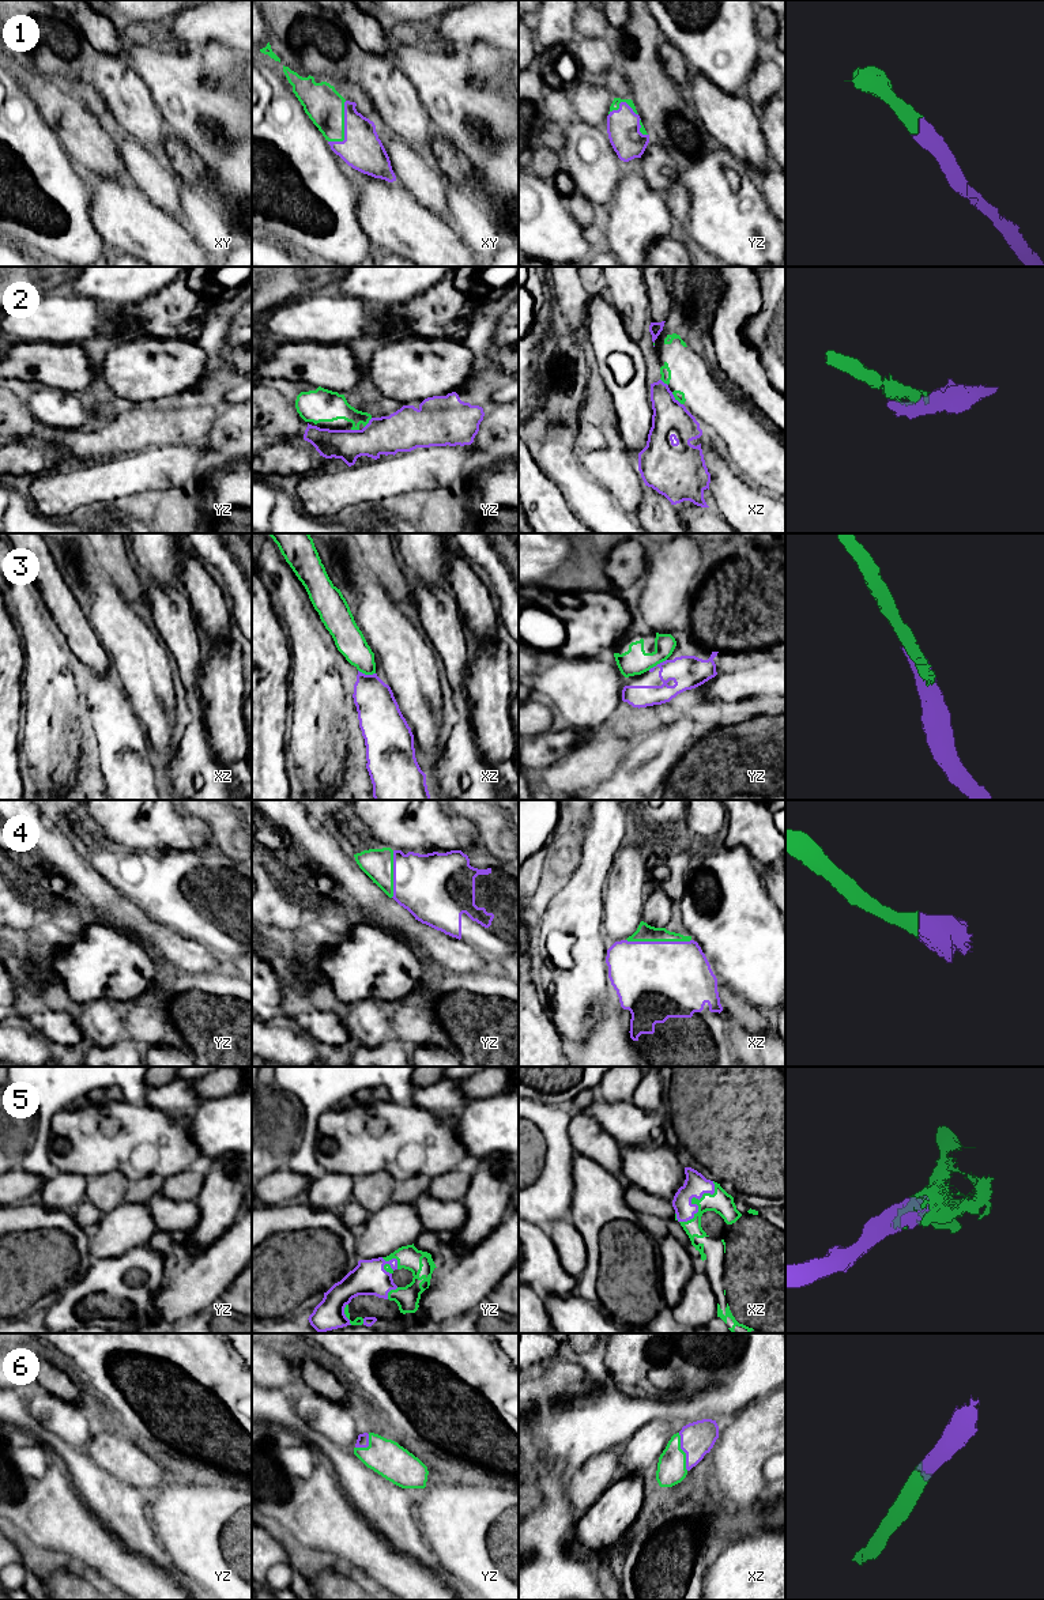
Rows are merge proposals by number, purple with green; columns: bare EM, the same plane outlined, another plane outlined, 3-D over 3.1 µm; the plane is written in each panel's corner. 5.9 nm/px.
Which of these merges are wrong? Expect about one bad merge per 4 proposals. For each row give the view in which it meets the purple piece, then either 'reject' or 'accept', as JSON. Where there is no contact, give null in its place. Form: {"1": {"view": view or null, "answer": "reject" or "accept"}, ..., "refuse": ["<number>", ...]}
{"1": {"view": "xy", "answer": "accept"}, "2": {"view": "xz", "answer": "reject"}, "3": {"view": "yz", "answer": "reject"}, "4": {"view": "xz", "answer": "accept"}, "5": {"view": "xz", "answer": "accept"}, "6": {"view": "xz", "answer": "accept"}, "refuse": ["2", "3"]}

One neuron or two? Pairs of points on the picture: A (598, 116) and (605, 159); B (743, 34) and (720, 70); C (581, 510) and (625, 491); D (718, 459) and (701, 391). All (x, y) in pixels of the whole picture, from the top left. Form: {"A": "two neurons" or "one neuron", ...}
{"A": "two neurons", "B": "one neuron", "C": "two neurons", "D": "two neurons"}

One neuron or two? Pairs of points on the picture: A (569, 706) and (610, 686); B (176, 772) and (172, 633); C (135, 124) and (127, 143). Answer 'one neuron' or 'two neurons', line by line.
A: one neuron
B: one neuron
C: two neurons

